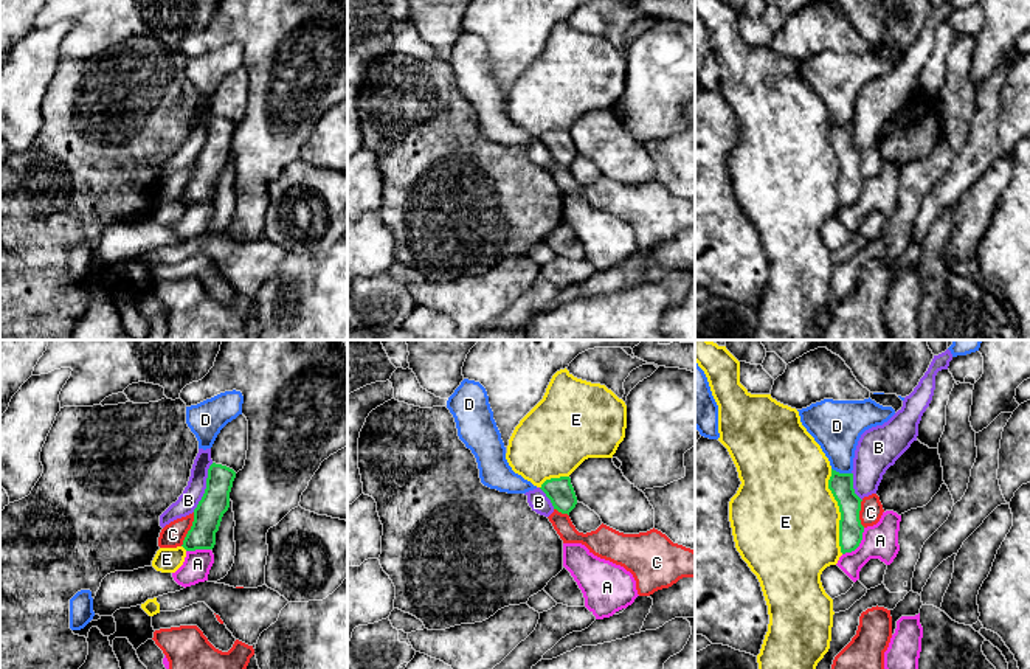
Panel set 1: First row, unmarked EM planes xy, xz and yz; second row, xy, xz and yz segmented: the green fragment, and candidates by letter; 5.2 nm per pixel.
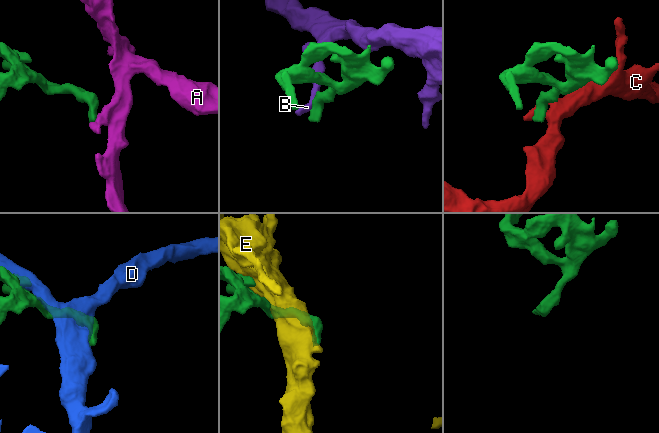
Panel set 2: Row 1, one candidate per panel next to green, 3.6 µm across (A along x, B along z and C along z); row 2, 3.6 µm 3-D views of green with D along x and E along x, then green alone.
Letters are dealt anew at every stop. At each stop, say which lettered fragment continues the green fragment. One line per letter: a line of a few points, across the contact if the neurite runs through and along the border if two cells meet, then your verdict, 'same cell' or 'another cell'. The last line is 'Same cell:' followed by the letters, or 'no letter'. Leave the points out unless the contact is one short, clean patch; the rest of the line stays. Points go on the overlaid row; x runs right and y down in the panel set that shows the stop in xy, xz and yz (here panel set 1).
A: line yz (864, 528), (861, 542), (843, 554); another cell
B: line xy (213, 463), (207, 472), (205, 492), (193, 511); another cell
C: line xy (194, 513), (191, 528), (180, 545); another cell
D: another cell
E: another cell
Same cell: no letter

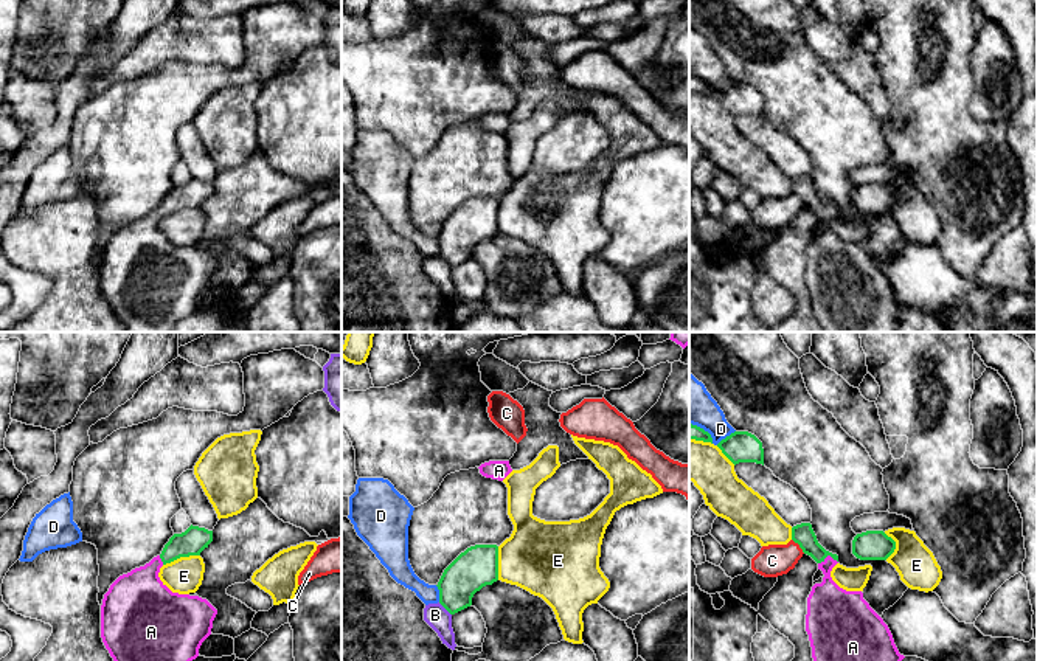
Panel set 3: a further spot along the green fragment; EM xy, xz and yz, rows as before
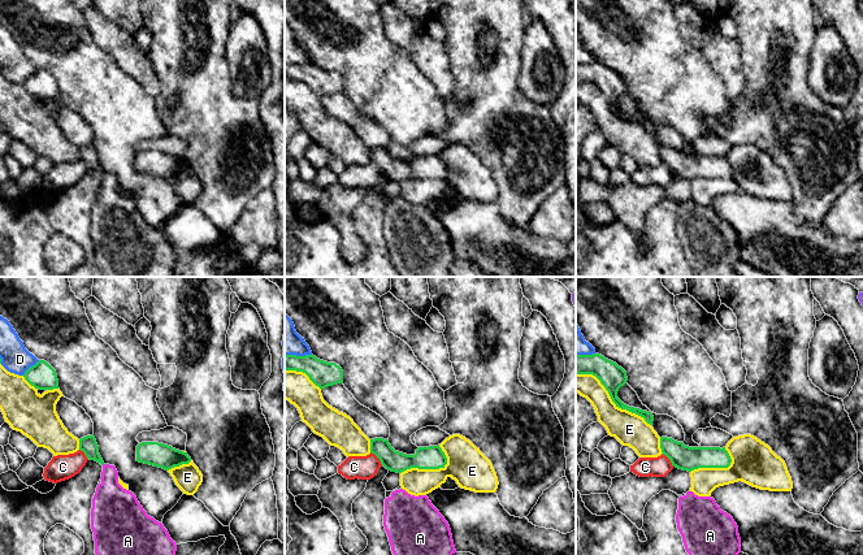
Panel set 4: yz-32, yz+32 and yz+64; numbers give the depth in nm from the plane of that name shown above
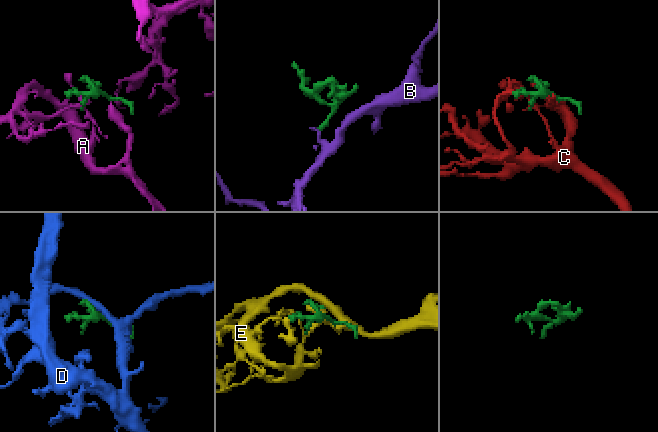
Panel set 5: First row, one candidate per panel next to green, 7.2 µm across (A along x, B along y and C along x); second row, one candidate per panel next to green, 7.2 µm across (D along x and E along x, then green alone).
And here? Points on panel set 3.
A: line yz (803, 534), (828, 554), (828, 602); same cell
B: line xz (438, 602), (450, 615); another cell
C: another cell
D: another cell
E: another cell
Same cell: A

